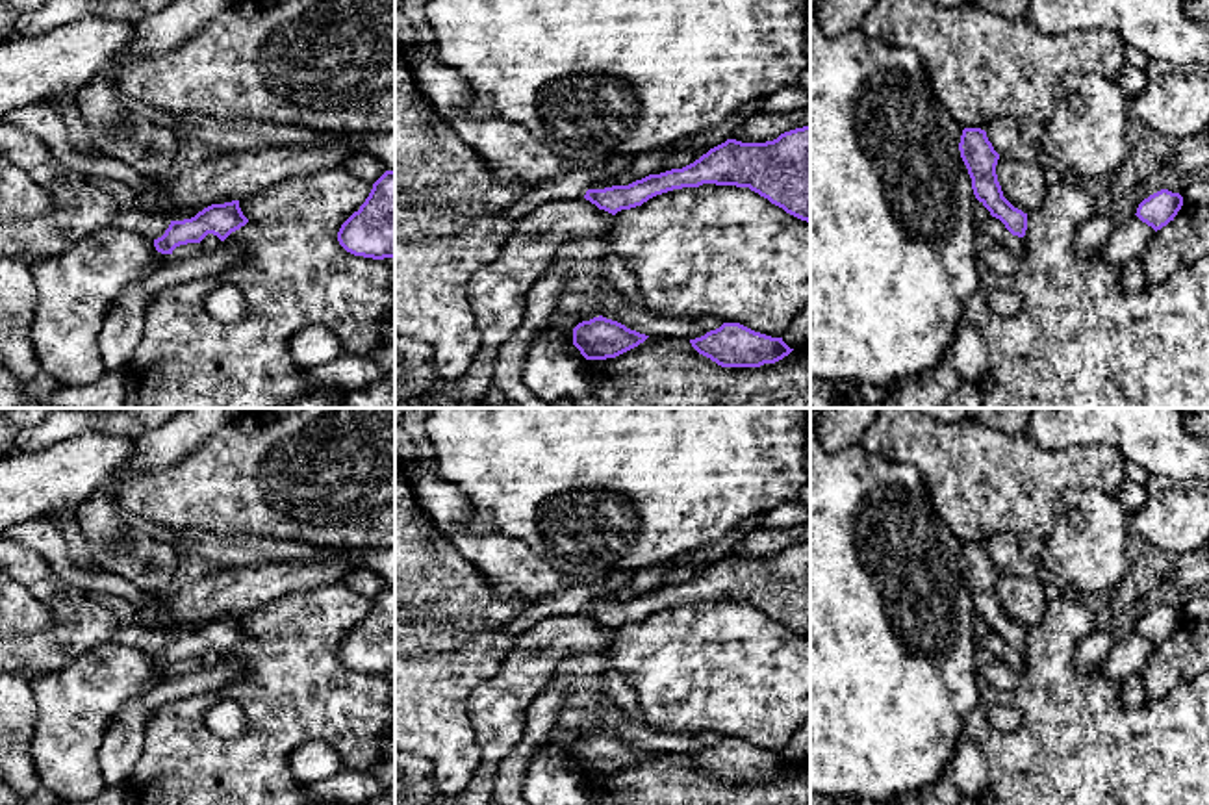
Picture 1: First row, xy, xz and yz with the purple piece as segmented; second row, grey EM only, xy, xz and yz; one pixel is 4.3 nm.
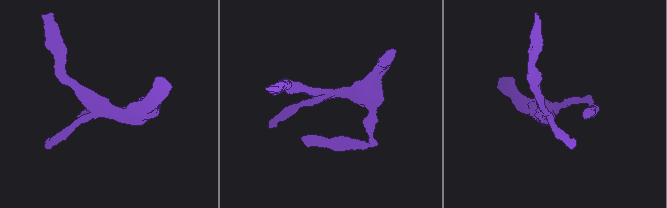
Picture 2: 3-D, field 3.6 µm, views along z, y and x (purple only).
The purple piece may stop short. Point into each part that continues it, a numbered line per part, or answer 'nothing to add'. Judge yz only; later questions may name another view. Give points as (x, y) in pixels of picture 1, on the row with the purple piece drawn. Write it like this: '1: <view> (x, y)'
nothing to add

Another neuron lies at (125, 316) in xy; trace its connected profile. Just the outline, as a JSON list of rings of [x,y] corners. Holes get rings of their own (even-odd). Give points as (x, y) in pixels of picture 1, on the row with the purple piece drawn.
[[[226,241],[213,252],[171,260],[145,280],[130,284],[109,308],[98,336],[98,351],[108,369],[121,369],[143,338],[145,310],[154,295],[169,286],[228,271],[243,254]]]

